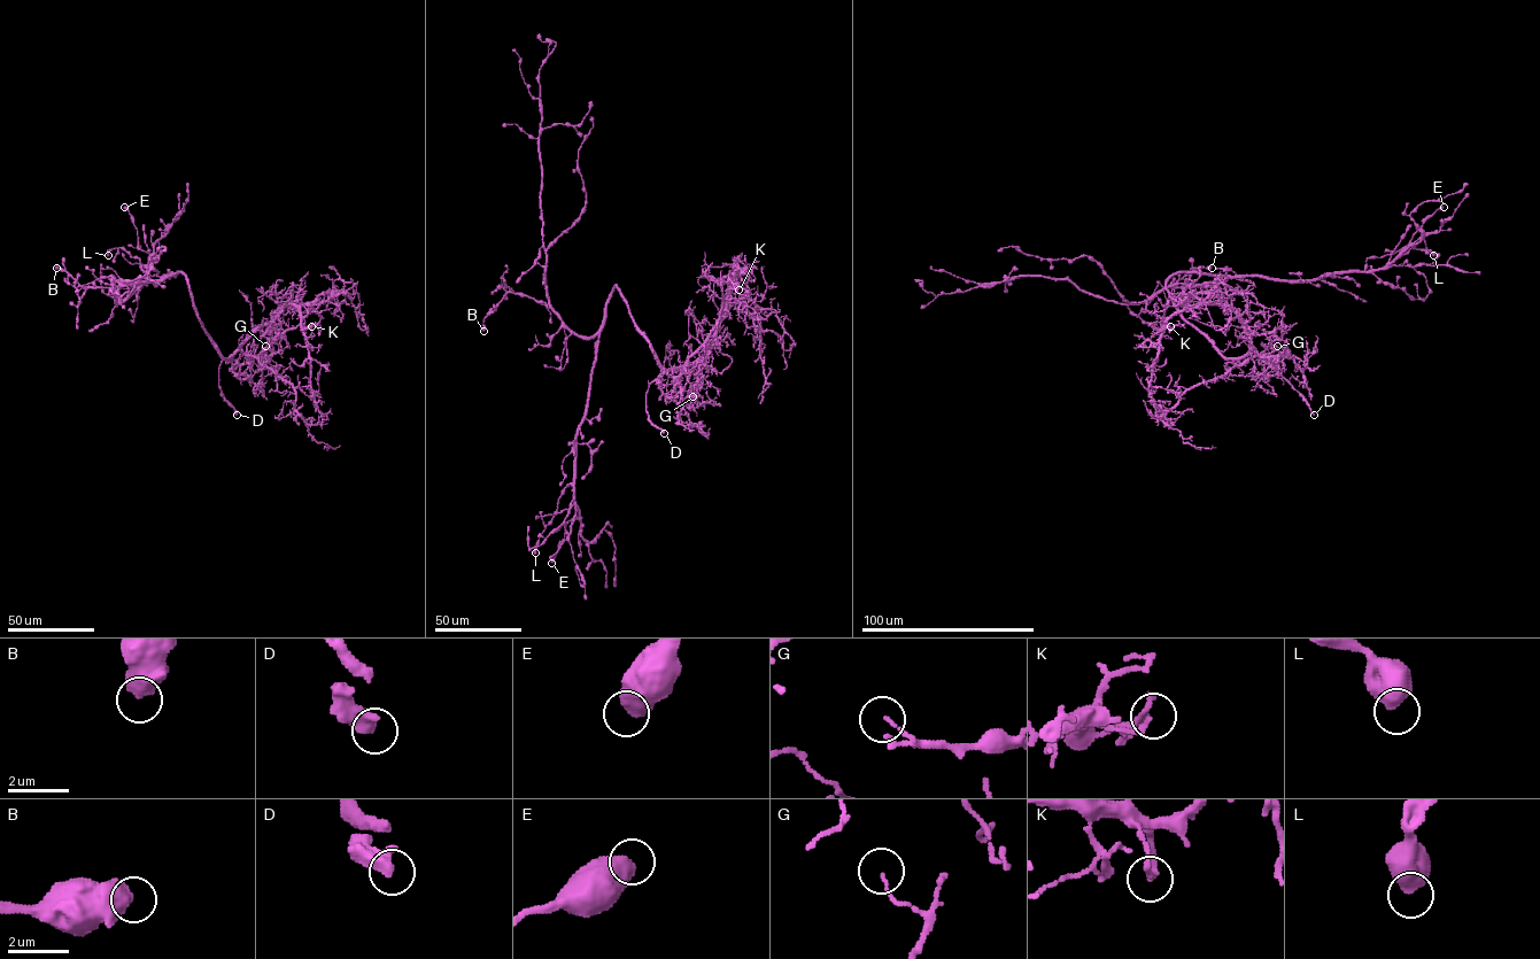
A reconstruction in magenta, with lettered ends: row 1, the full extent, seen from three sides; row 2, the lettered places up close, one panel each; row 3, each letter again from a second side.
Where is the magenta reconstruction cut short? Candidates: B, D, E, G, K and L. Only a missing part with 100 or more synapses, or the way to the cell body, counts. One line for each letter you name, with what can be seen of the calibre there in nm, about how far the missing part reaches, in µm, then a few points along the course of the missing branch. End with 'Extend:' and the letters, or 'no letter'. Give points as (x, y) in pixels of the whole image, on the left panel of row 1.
D: 500 nm thick; about 50 µm are missing; missing branch runs (237, 415), (260, 428), (275, 456)
Extend: D

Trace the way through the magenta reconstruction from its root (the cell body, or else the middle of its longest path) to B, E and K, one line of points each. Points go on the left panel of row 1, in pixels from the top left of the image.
B: (182, 273), (114, 287), (83, 287), (56, 268)
E: (182, 273), (164, 276), (160, 280), (149, 277), (147, 267), (152, 256), (139, 247), (137, 229), (124, 207)
K: (182, 273), (188, 281), (196, 315), (224, 357), (230, 357), (287, 304), (299, 310), (303, 326), (311, 326)

